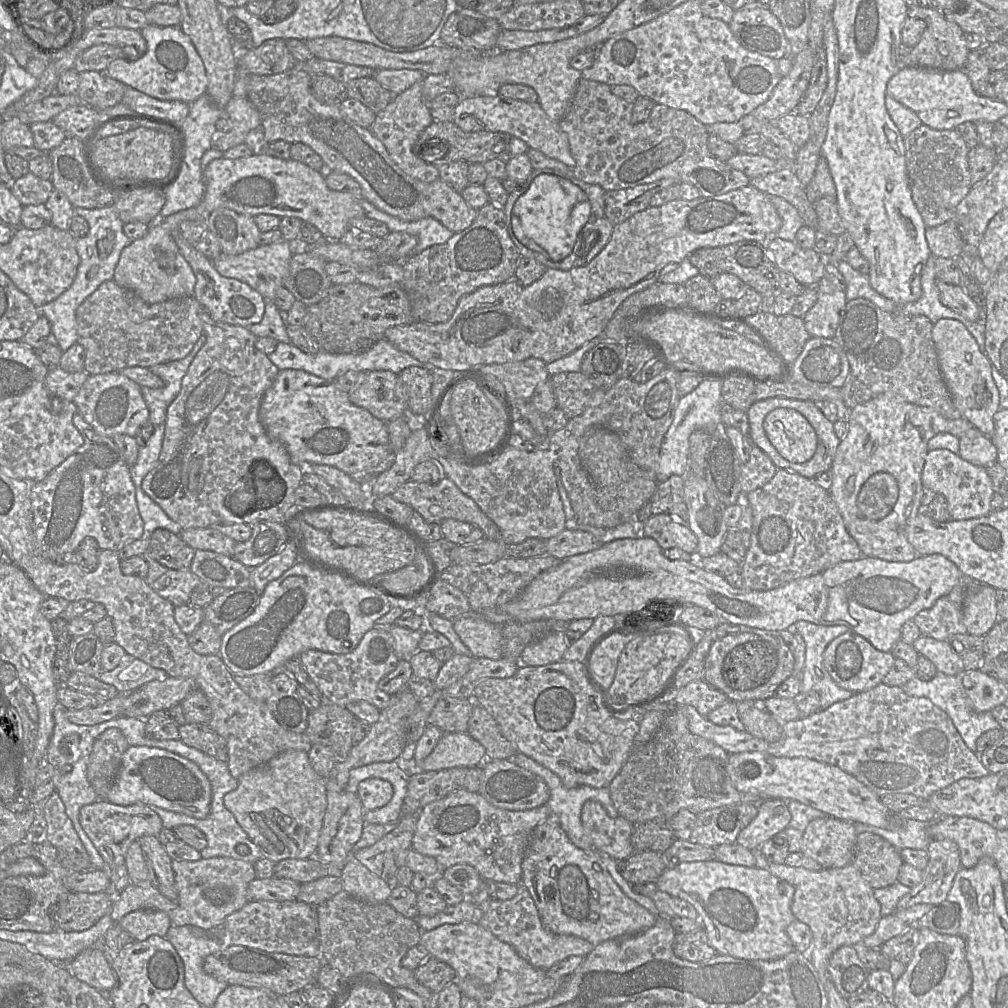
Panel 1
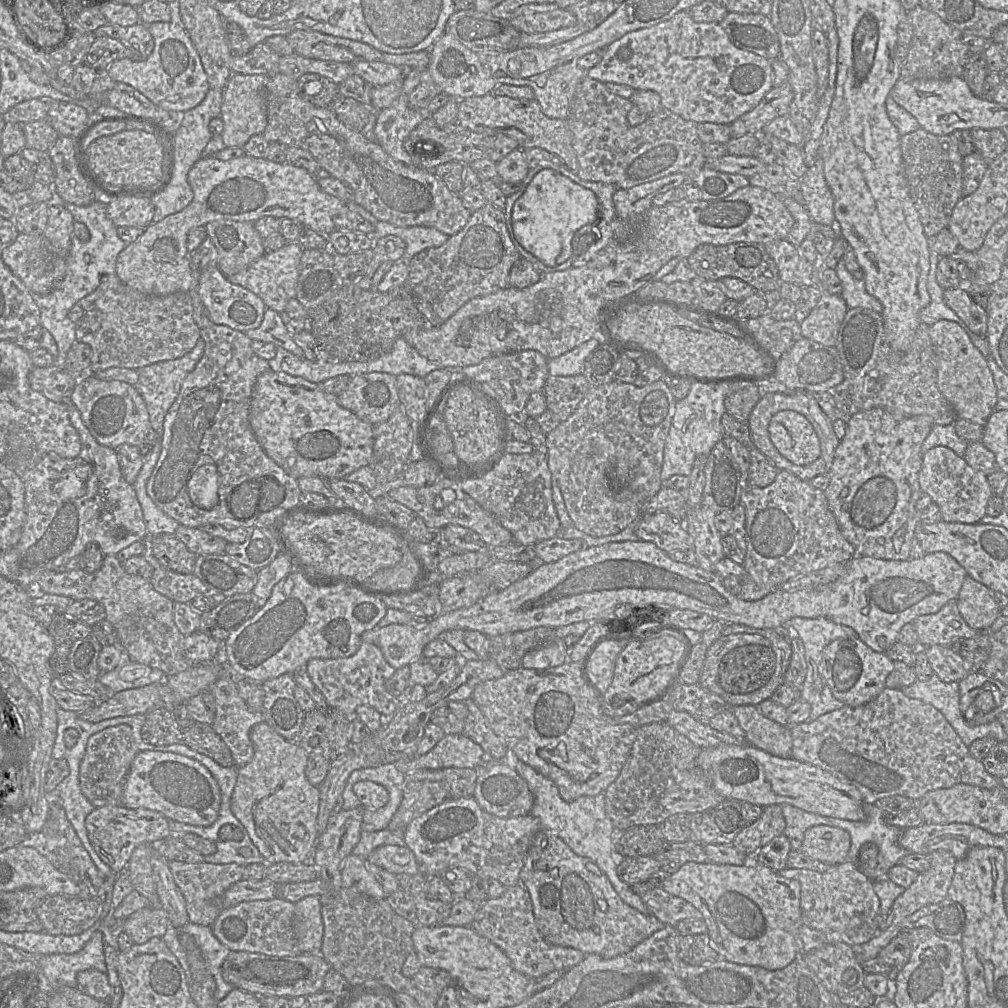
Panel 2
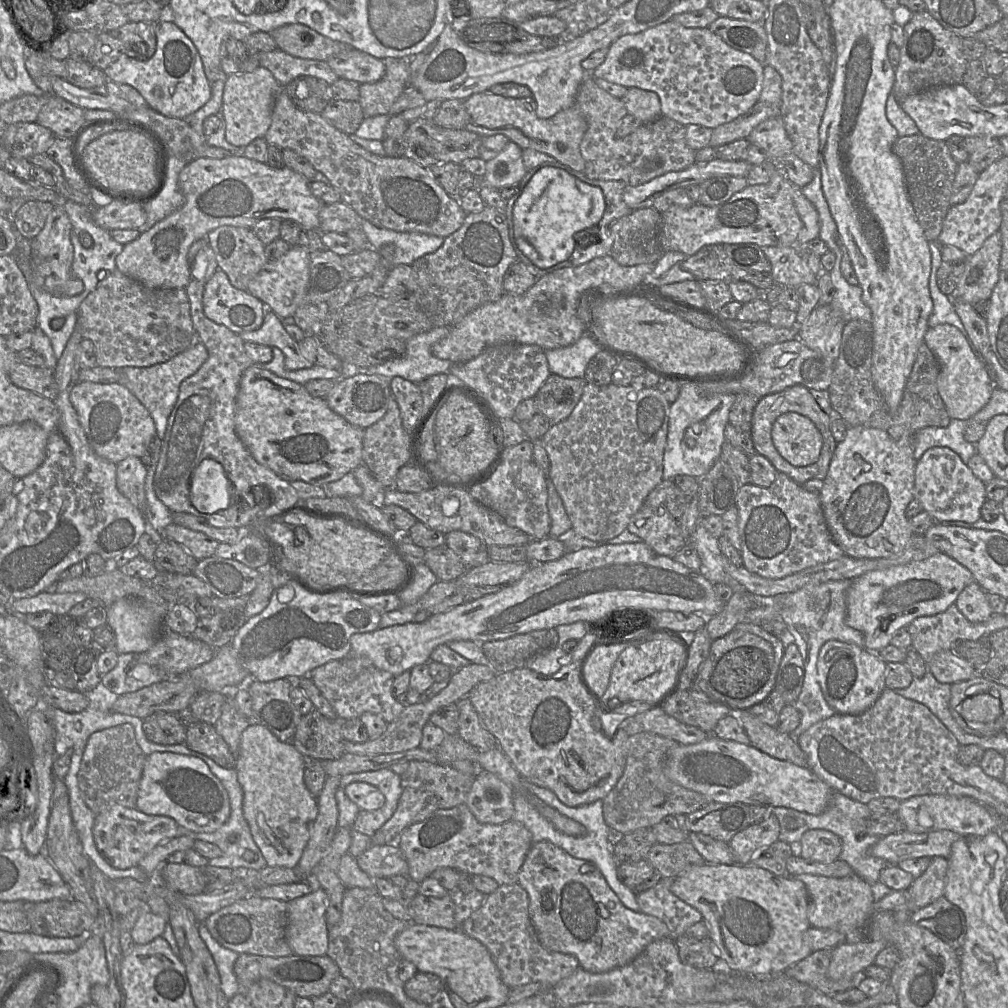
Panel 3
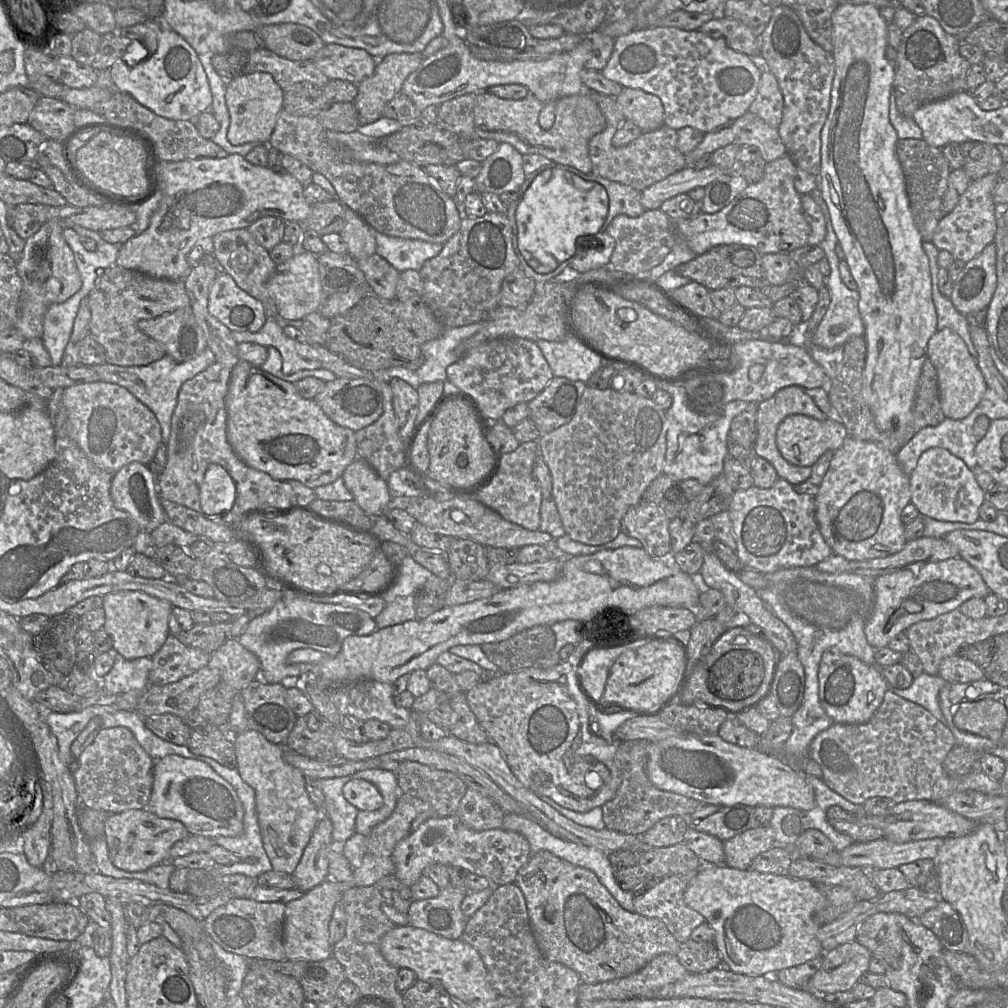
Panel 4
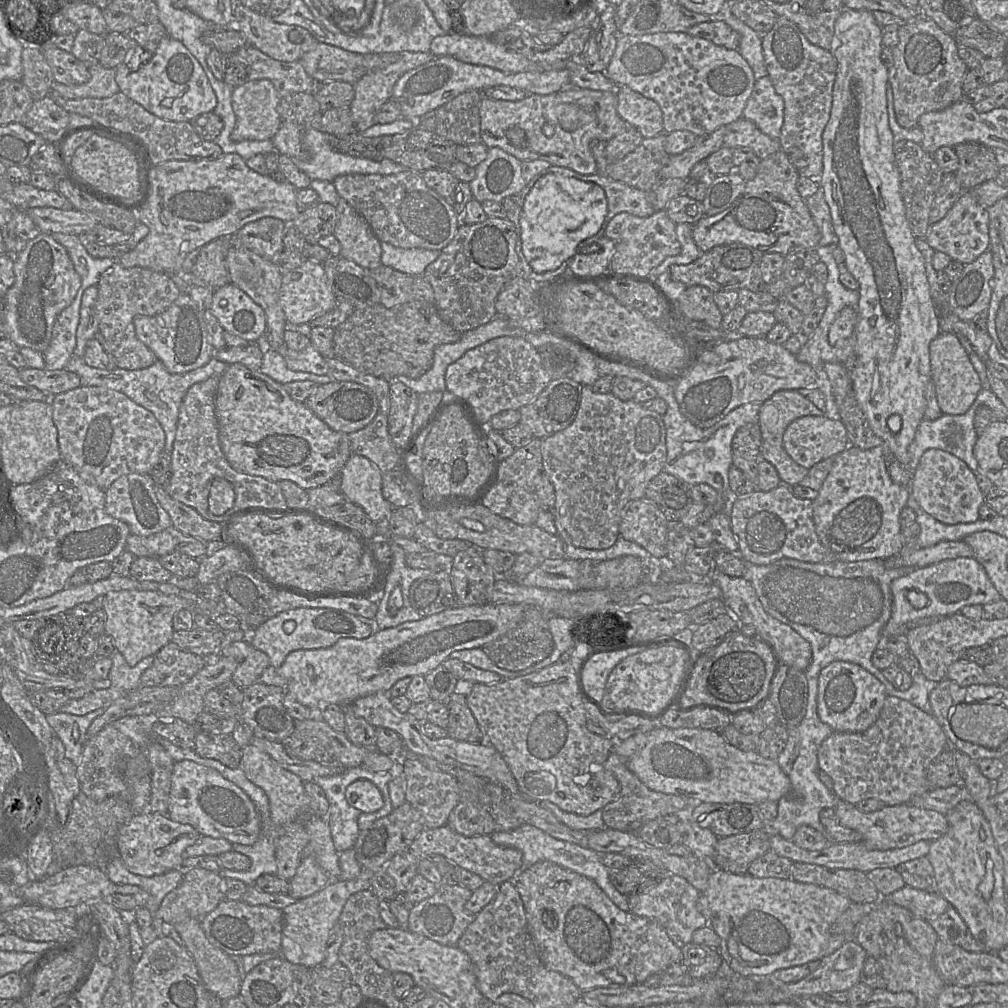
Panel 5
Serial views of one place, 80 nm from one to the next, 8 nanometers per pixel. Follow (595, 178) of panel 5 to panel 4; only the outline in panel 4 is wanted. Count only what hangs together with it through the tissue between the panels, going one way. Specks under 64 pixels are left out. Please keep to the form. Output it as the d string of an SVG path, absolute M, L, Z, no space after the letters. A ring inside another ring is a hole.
M550 164L546 165L545 167L558 168L571 172L586 181L597 182L606 189L609 203L608 213L602 230L606 230L610 222L617 215L624 214L629 217L639 217L645 211L645 208L642 206L640 201L641 191L636 190L628 185L608 180L593 173L585 174L569 165L566 165L566 167L561 167L558 165Z

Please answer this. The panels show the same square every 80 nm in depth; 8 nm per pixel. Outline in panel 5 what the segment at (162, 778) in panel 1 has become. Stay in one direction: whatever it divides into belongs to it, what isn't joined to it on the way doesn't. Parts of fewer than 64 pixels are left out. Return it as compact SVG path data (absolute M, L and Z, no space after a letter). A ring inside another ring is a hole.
M191 760L174 763L168 817L194 827L201 836L224 838L231 843L252 845L261 832L261 817L248 795L217 770Z

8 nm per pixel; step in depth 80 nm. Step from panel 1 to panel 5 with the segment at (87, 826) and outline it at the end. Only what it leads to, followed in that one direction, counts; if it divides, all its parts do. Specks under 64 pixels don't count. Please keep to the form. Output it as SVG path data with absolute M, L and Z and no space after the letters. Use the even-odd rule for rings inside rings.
M142 811L119 828L115 848L124 866L131 873L151 877L182 868L185 849L200 836L189 824L173 821L168 815Z

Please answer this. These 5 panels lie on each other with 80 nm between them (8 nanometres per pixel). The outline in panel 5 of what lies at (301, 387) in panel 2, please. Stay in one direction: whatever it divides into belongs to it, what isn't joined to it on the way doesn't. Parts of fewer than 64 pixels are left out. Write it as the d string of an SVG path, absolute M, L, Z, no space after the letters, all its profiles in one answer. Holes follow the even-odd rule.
M240 363L228 364L226 370L220 376L215 400L215 414L218 422L220 446L229 464L239 472L253 476L261 476L272 482L290 480L305 490L322 486L339 476L342 468L352 455L348 434L331 429L305 403L293 400L284 389L283 384L275 381L259 370L250 370Z

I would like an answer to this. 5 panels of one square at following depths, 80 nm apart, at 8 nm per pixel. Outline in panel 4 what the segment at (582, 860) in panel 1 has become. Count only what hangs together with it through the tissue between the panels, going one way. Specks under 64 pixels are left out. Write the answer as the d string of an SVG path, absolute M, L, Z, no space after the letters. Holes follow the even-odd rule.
M548 851L532 854L519 869L515 884L524 895L530 928L544 957L577 972L582 983L596 984L624 978L641 970L660 954L677 955L679 952L680 944L663 921L626 911L594 872L575 866Z

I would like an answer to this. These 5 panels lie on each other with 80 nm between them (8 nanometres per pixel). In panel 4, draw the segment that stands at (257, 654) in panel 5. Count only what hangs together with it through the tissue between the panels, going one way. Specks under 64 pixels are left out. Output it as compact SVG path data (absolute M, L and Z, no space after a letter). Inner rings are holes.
M227 639L212 652L207 666L219 670L221 682L237 692L254 681L260 670L257 656L244 648L237 639Z

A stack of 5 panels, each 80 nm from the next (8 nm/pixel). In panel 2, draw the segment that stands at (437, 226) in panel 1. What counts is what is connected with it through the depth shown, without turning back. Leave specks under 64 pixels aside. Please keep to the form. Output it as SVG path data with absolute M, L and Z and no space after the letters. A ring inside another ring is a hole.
M354 201L346 203L347 207L357 212L361 217L369 221L375 230L366 234L374 244L382 237L394 235L400 237L406 243L406 250L401 261L408 264L410 260L423 250L442 246L450 237L433 227L411 226L399 227L375 218L369 211Z

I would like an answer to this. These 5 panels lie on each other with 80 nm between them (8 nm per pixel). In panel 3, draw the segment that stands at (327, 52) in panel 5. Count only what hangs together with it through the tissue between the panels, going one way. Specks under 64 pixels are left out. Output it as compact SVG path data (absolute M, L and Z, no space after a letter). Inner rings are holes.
M358 49L341 52L327 61L339 78L360 84L379 81L386 73L385 61Z

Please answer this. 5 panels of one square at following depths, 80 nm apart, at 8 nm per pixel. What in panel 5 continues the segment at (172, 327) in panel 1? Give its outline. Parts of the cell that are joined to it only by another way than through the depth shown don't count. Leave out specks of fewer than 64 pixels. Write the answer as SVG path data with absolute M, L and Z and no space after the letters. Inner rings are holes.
M115 262L97 283L96 311L98 332L95 335L113 357L118 368L143 369L158 358L141 342L135 333L133 319L136 315L154 316L166 310L182 293L170 275L143 267L124 268Z

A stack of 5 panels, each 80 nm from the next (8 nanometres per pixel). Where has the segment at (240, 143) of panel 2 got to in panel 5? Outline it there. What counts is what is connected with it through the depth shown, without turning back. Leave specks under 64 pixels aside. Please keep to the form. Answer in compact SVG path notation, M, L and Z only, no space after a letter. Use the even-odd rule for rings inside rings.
M254 80L233 88L232 108L236 116L236 124L231 133L235 142L244 140L272 140L278 132L282 119L279 113L281 97L270 80Z

